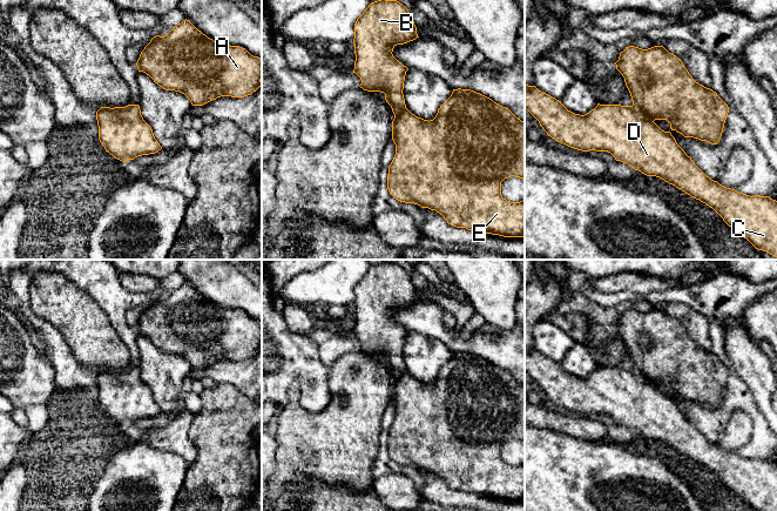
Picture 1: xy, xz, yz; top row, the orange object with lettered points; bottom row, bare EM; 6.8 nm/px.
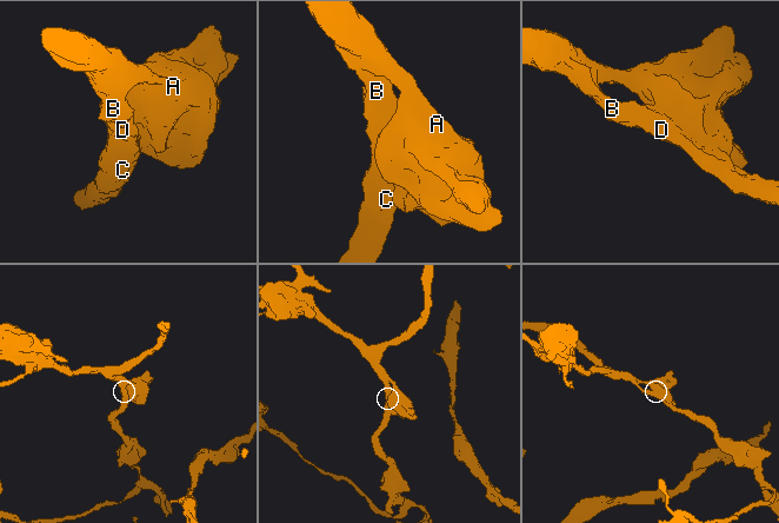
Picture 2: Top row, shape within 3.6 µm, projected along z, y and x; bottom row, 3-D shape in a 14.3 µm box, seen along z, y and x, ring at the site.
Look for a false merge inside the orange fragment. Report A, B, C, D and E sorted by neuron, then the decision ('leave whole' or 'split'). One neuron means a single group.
A B C D E | leave whole

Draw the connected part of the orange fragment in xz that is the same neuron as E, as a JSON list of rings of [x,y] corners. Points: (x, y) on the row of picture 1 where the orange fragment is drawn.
[[[378,0],[371,2],[354,23],[353,43],[356,61],[353,73],[356,73],[362,80],[359,87],[367,92],[384,93],[385,100],[391,106],[392,112],[394,114],[394,119],[392,121],[392,140],[396,144],[396,155],[391,164],[388,166],[387,189],[390,194],[400,202],[414,203],[420,206],[421,208],[435,210],[437,213],[444,216],[448,224],[454,226],[457,228],[466,228],[468,230],[477,230],[504,237],[525,237],[525,200],[520,202],[511,202],[504,199],[501,195],[501,182],[505,179],[515,176],[525,180],[525,121],[518,119],[508,108],[500,106],[492,99],[474,90],[461,88],[453,89],[451,96],[440,106],[433,120],[424,120],[412,114],[406,108],[403,94],[405,75],[408,68],[401,62],[399,62],[393,56],[392,52],[397,45],[407,43],[410,41],[415,40],[417,38],[419,36],[417,34],[417,27],[414,25],[411,13],[403,4],[400,4],[397,0]]]

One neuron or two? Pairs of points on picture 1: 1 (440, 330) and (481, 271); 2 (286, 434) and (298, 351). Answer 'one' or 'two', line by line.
1: two
2: two

